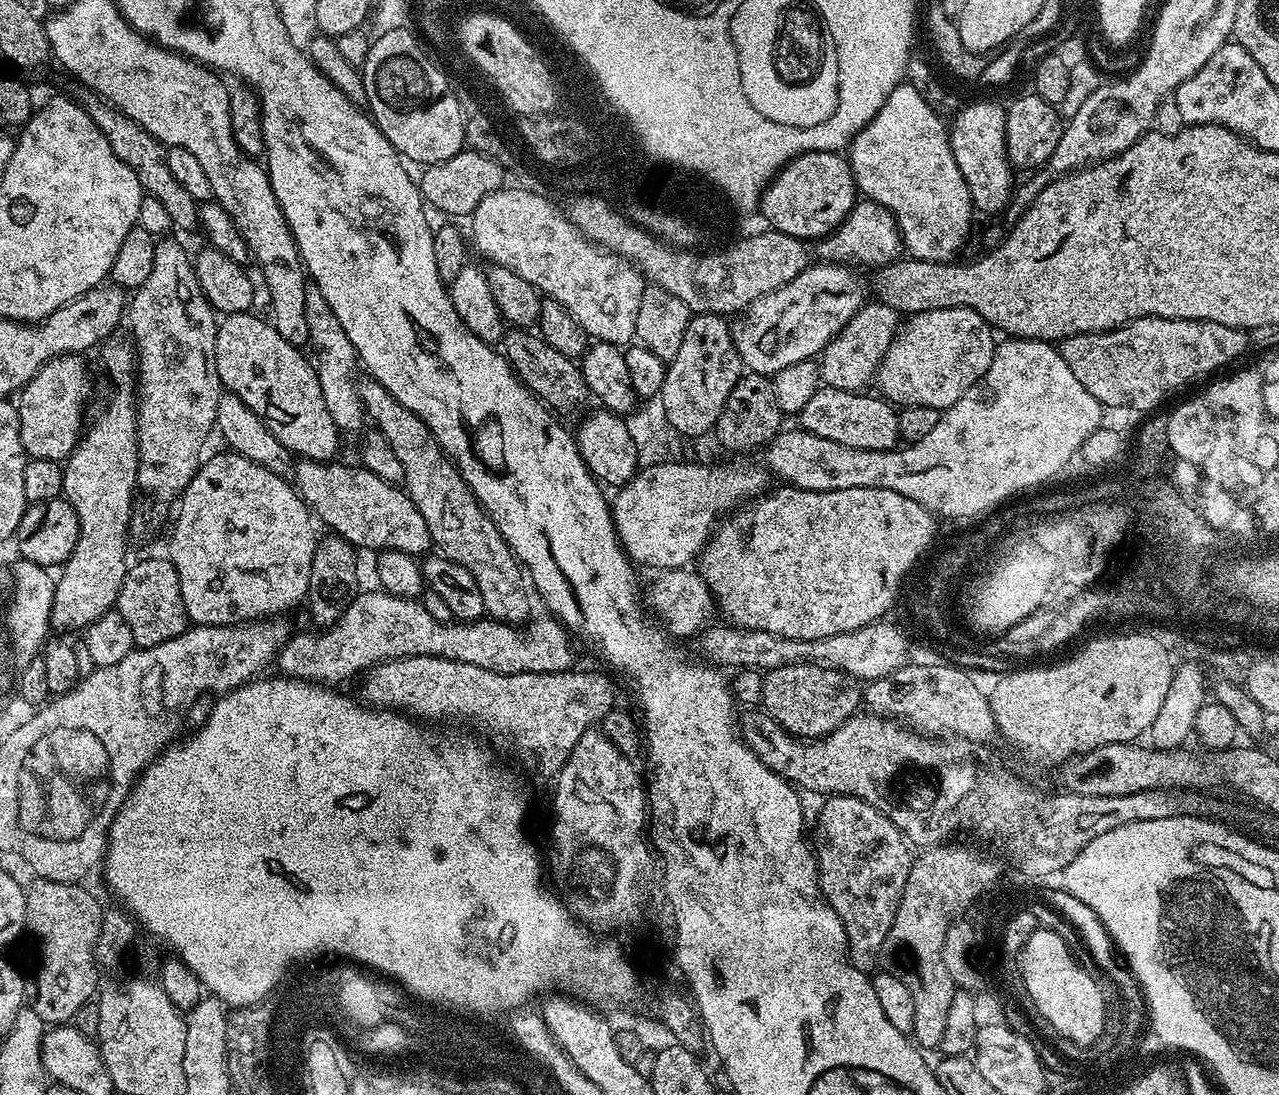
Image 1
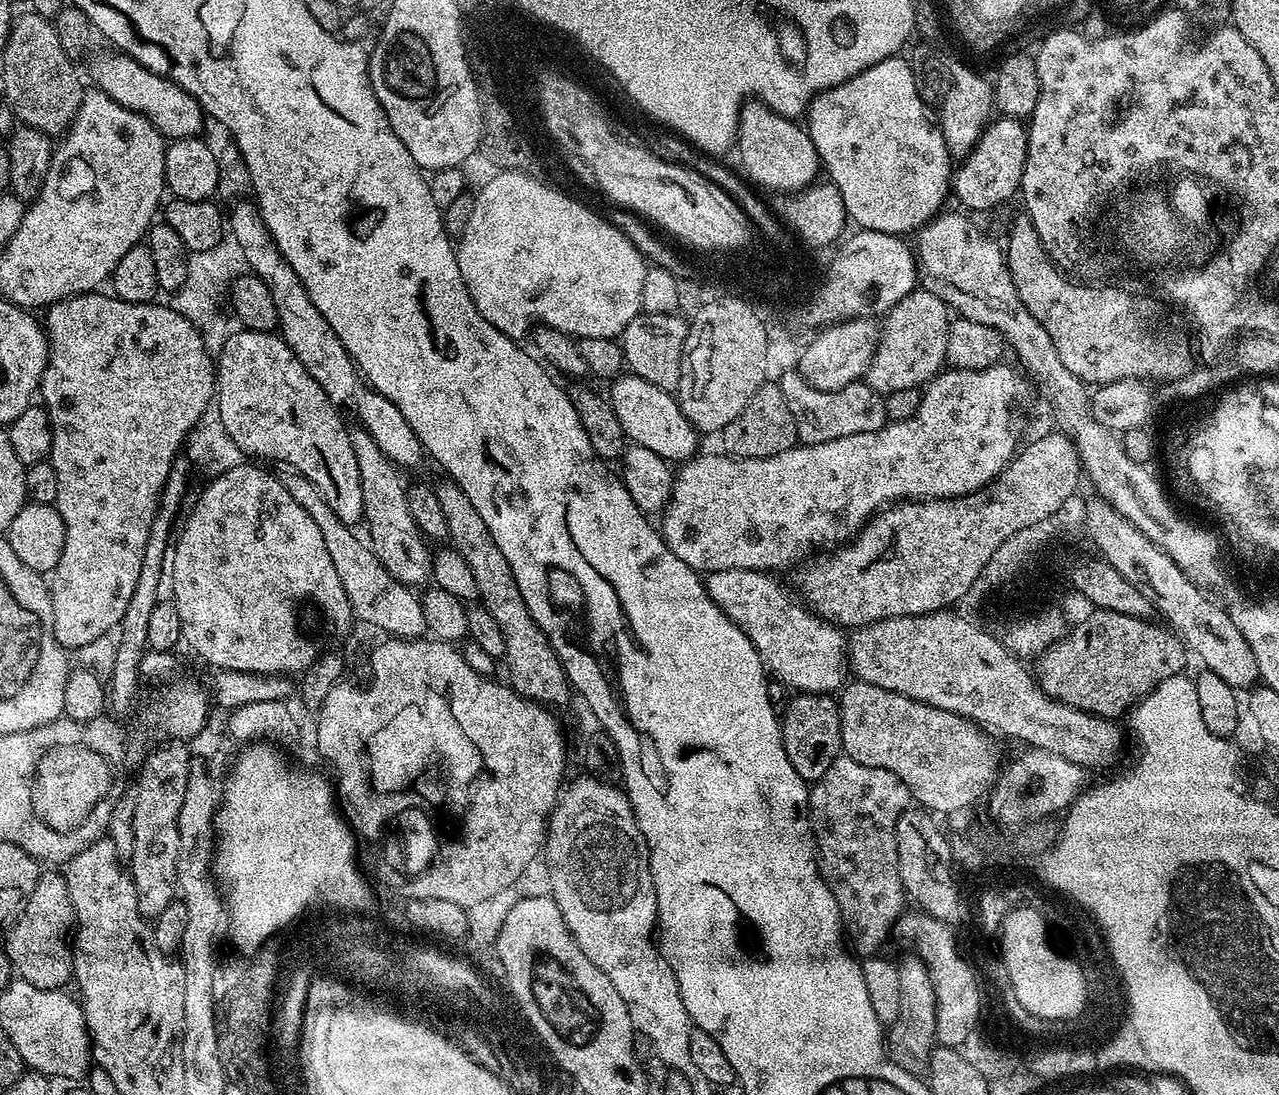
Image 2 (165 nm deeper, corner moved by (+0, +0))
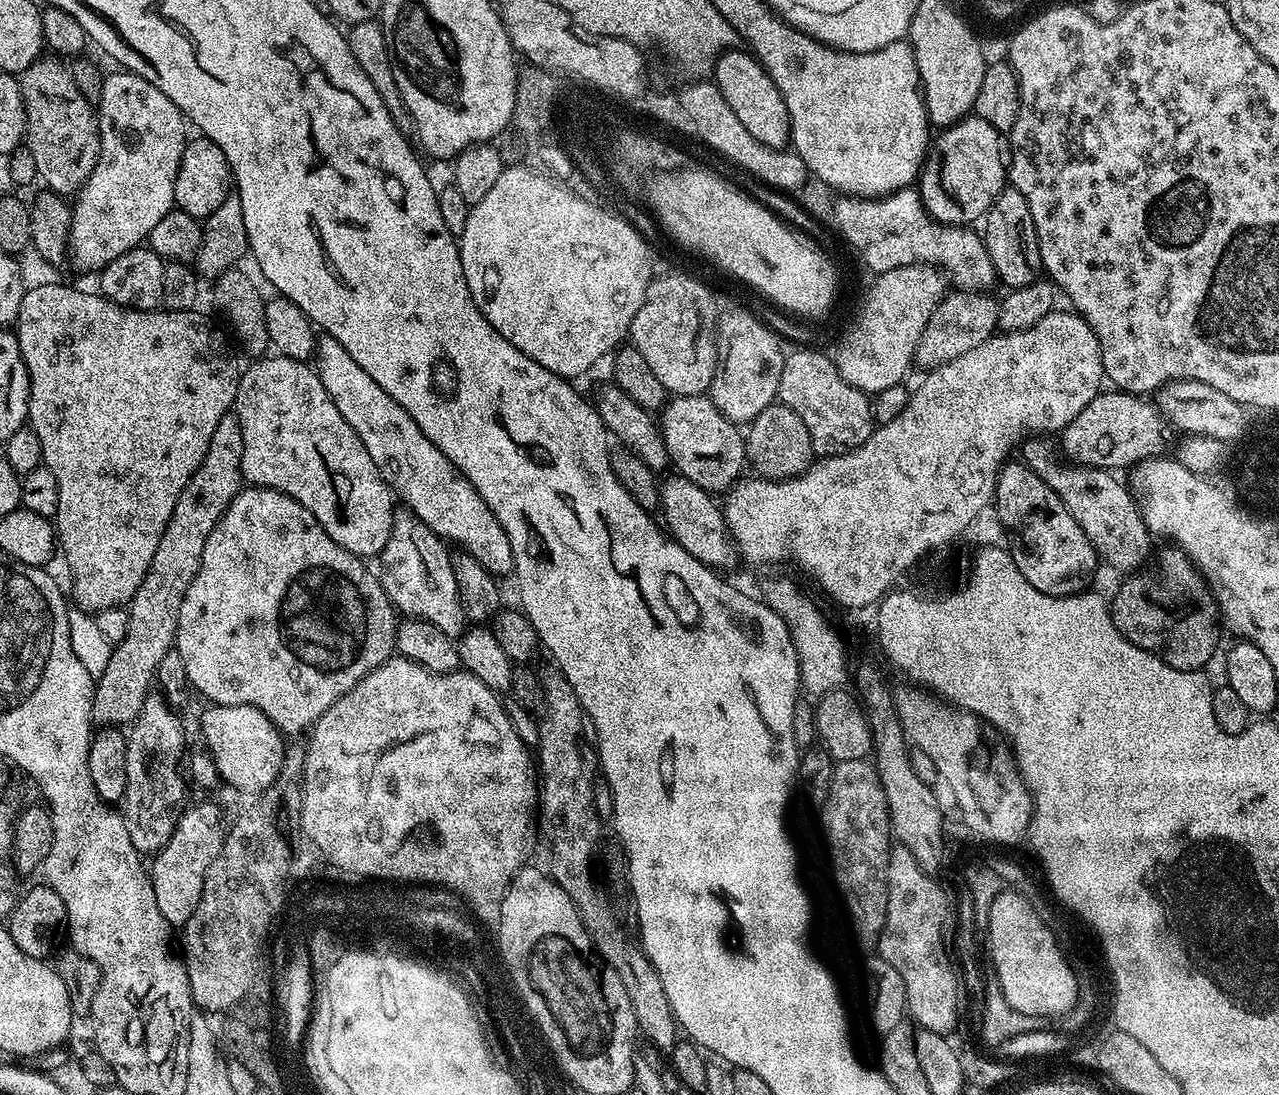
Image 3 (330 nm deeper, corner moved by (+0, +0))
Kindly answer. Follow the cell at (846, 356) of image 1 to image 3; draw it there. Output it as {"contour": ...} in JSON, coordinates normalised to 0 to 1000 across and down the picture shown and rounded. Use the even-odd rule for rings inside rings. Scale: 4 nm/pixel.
{"contour":[[[742,266],[730,283],[724,301],[721,301],[715,332],[720,332],[722,338],[728,338],[749,327],[749,323],[755,323],[755,320],[762,320],[762,316],[775,309],[780,300],[780,278],[774,271],[769,267]]]}

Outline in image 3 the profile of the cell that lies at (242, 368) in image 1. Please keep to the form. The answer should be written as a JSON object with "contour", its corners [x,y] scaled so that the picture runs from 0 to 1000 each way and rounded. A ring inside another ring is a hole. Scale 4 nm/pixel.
{"contour":[[[213,323],[197,331],[195,336],[193,333],[188,342],[183,379],[188,383],[189,391],[188,433],[195,443],[213,446],[236,458],[249,473],[252,484],[274,506],[282,510],[296,509],[308,477],[308,450],[297,435],[296,426],[292,426],[292,418],[286,415],[286,407],[283,407],[280,396],[264,378],[264,371],[255,360],[255,353],[252,353],[243,332]]]}

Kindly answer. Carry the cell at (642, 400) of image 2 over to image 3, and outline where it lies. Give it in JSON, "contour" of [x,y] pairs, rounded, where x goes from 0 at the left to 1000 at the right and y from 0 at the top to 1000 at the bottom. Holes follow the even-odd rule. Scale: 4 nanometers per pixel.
{"contour":[[[553,361],[525,362],[515,377],[514,386],[525,426],[543,444],[554,451],[566,451],[579,437],[579,430],[583,427],[582,398]]]}

